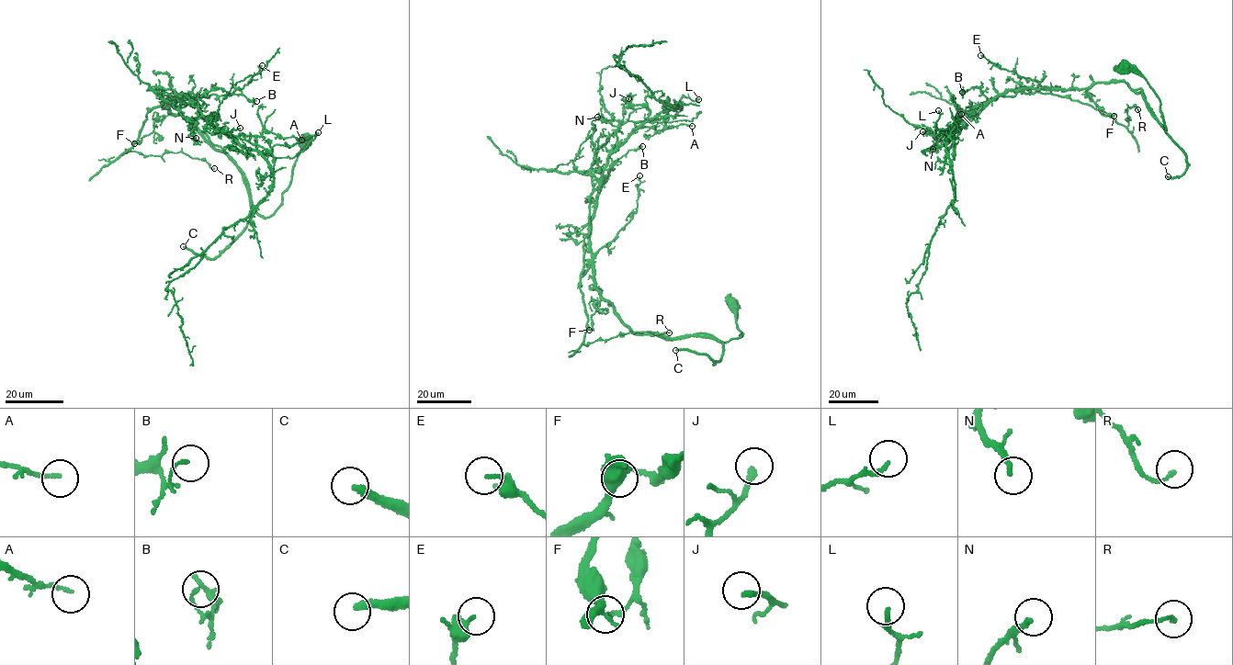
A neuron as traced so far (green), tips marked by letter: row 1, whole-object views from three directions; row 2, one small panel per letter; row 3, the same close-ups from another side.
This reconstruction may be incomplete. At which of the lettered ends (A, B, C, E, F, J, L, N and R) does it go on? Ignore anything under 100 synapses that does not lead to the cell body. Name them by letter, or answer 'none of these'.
C

